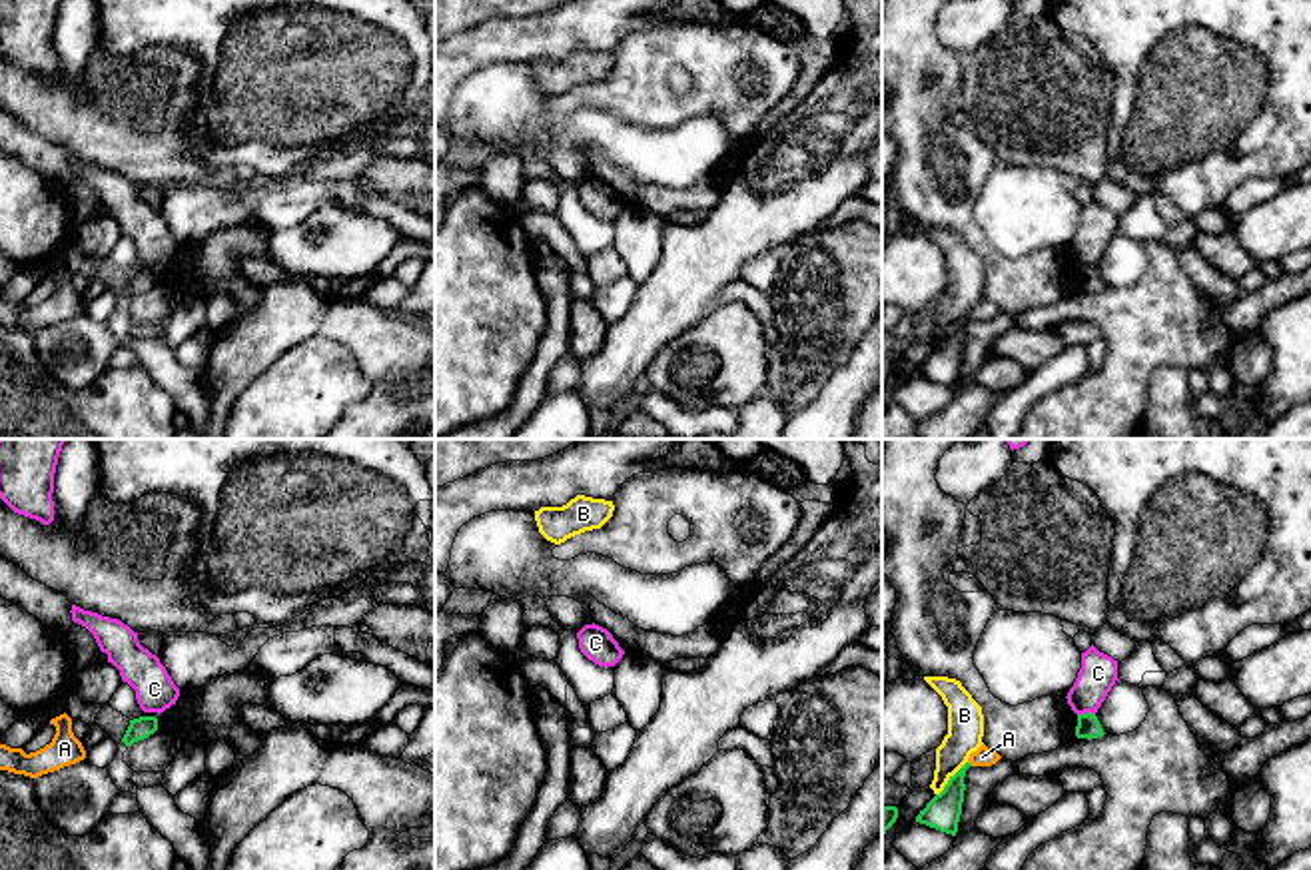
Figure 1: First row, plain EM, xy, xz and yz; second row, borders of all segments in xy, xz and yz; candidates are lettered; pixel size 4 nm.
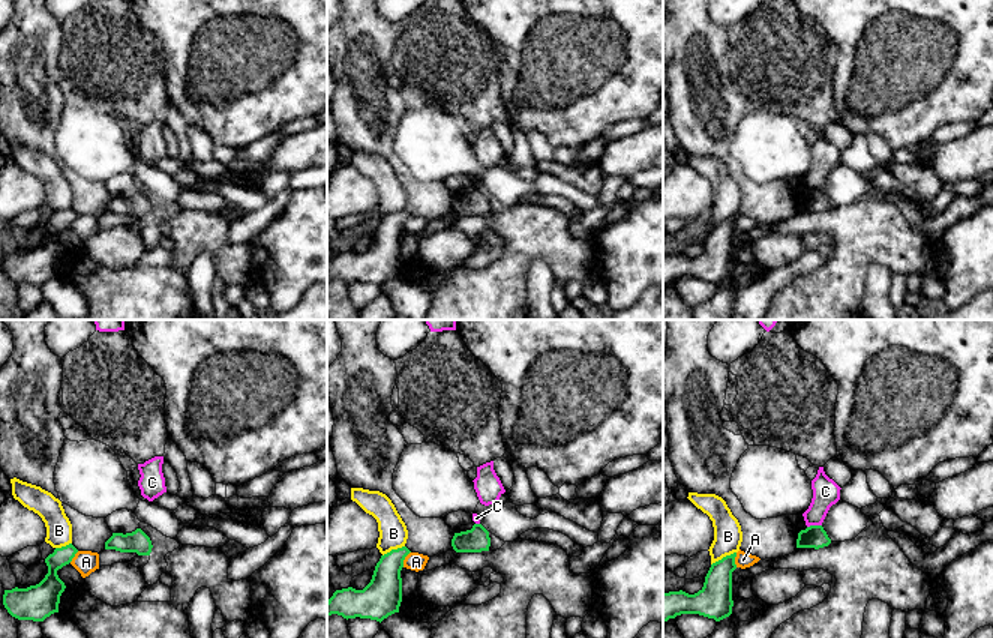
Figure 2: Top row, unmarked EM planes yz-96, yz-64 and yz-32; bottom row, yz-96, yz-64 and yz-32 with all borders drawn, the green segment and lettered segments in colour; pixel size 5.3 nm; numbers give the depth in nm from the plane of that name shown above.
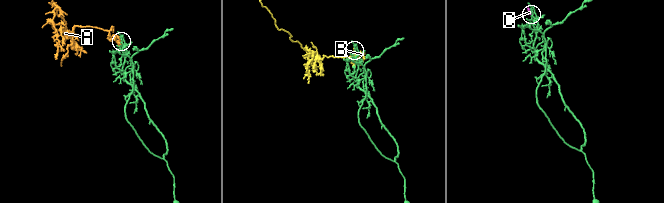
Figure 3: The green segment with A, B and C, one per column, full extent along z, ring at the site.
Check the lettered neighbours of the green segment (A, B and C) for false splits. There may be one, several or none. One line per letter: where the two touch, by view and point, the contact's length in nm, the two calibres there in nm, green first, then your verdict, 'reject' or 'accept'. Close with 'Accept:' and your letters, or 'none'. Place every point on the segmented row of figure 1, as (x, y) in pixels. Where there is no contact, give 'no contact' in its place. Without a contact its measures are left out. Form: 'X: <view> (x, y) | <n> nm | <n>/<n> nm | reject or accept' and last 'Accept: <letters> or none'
A: no contact | reject
B: yz (950, 779) | 190 nm | 140/140 nm | reject
C: yz (1086, 713) | 70 nm | 100/150 nm | reject
Accept: none

